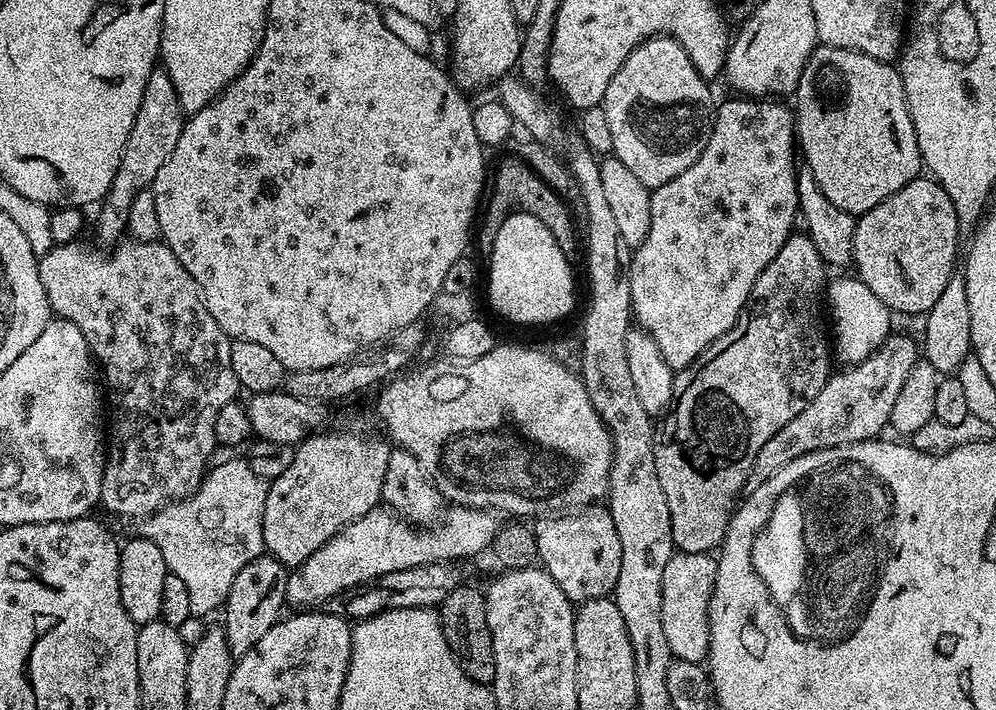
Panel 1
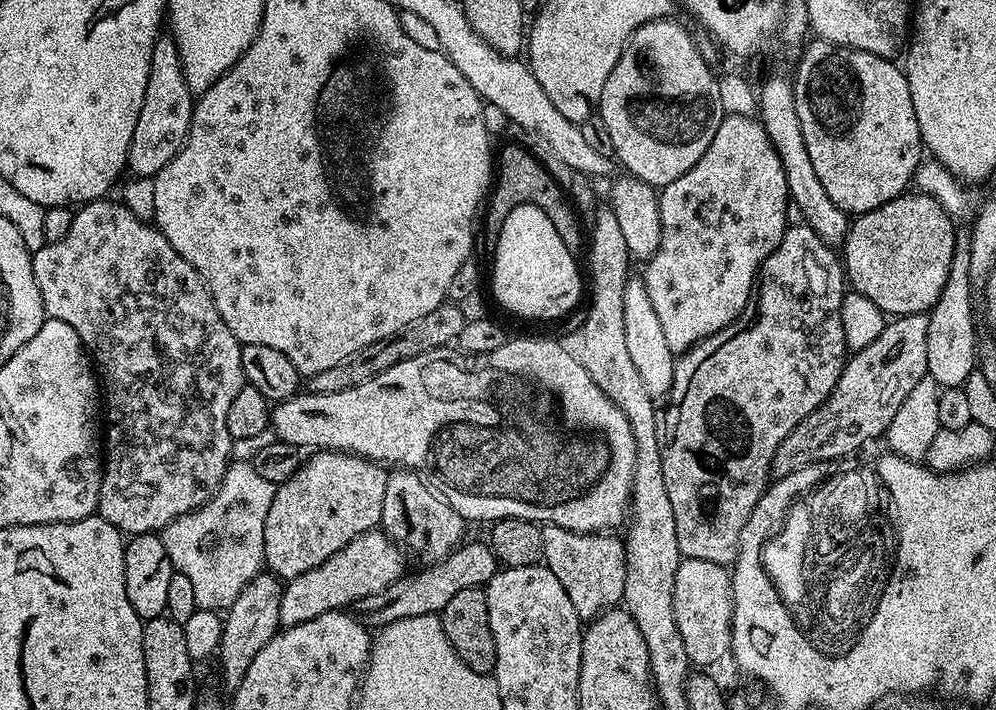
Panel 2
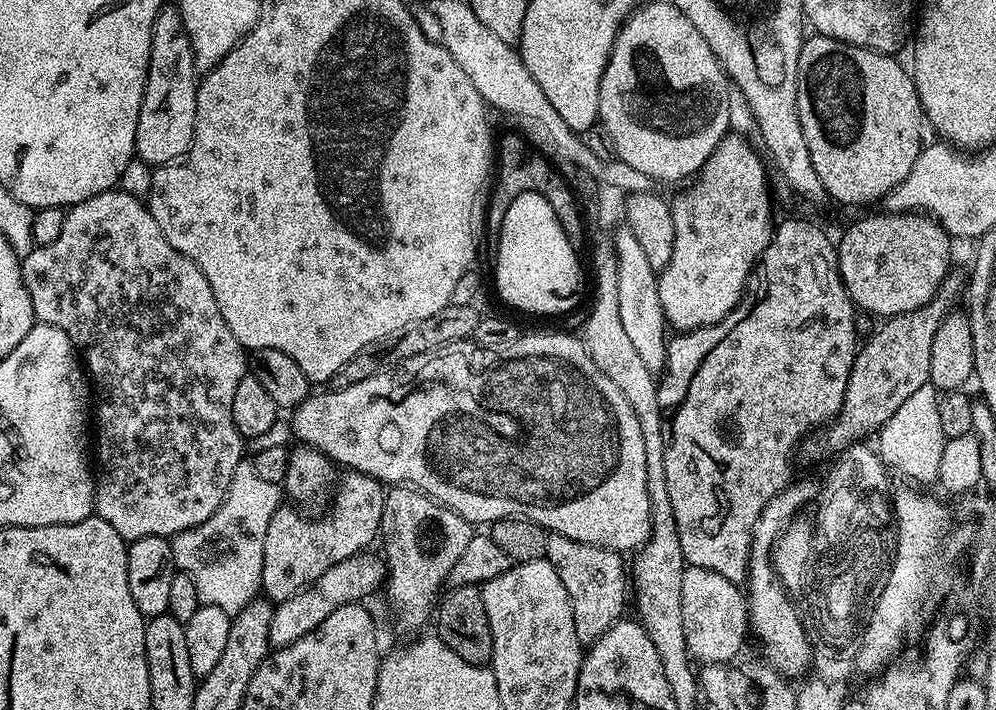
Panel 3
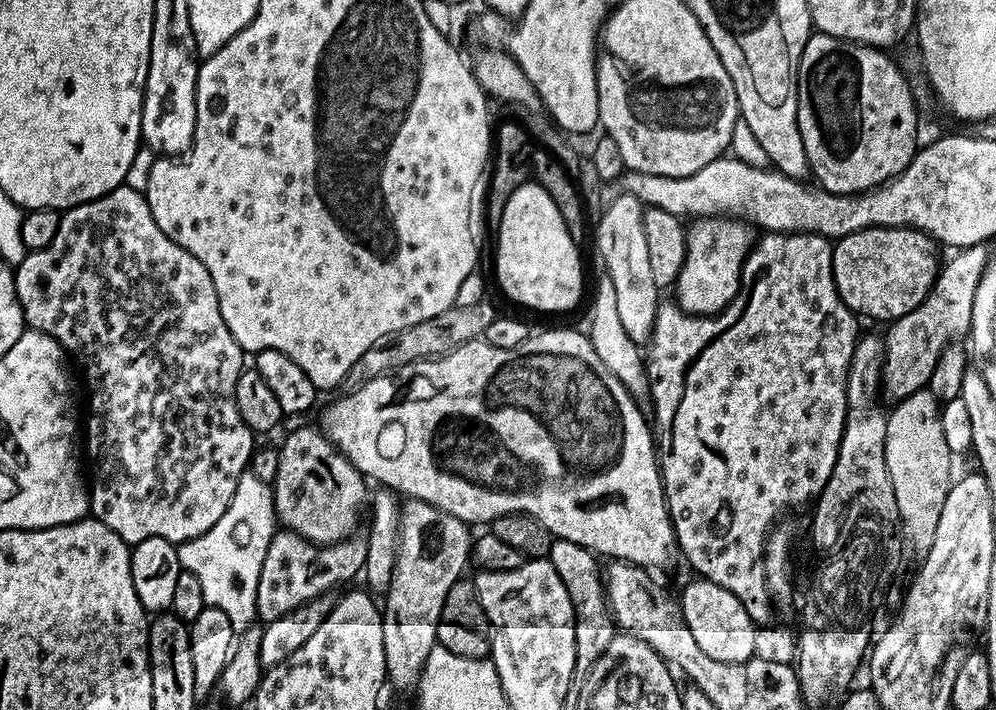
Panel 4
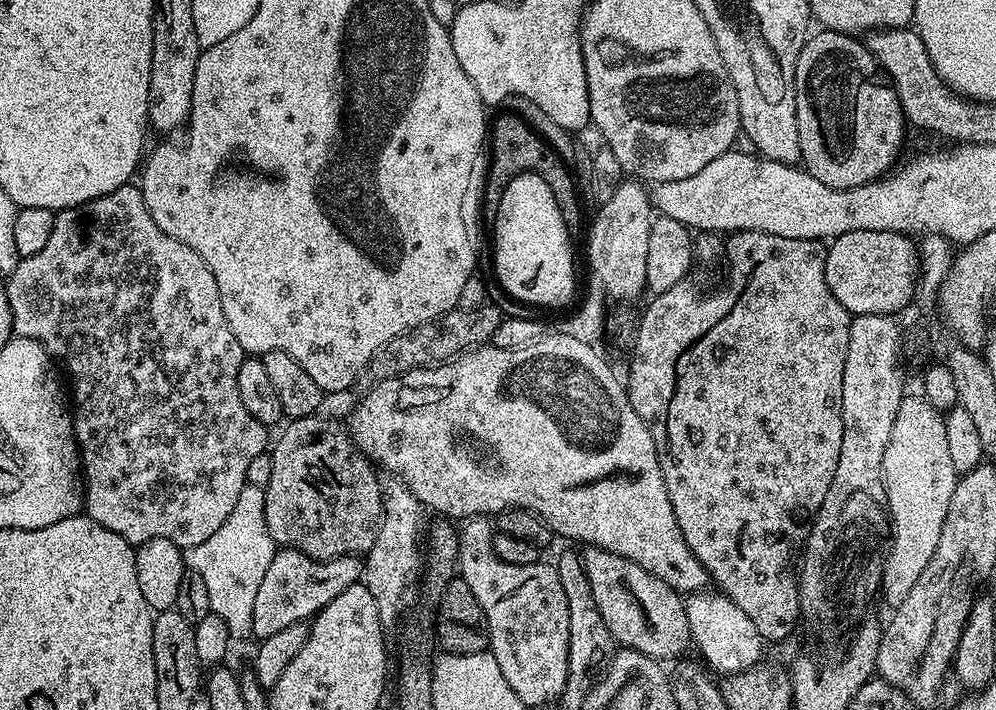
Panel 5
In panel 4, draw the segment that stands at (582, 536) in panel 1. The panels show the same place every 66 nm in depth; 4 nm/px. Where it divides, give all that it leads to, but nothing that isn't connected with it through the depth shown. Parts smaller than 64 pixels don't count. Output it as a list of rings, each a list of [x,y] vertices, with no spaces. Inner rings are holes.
[[[553,539],[552,548],[546,557],[558,570],[558,578],[562,578],[562,586],[566,586],[566,594],[570,594],[570,602],[574,606],[574,654],[576,655],[576,671],[587,674],[606,654],[606,646],[616,635],[618,629],[608,608],[608,597],[604,595],[604,578],[602,564],[595,552],[586,550],[574,542]]]

